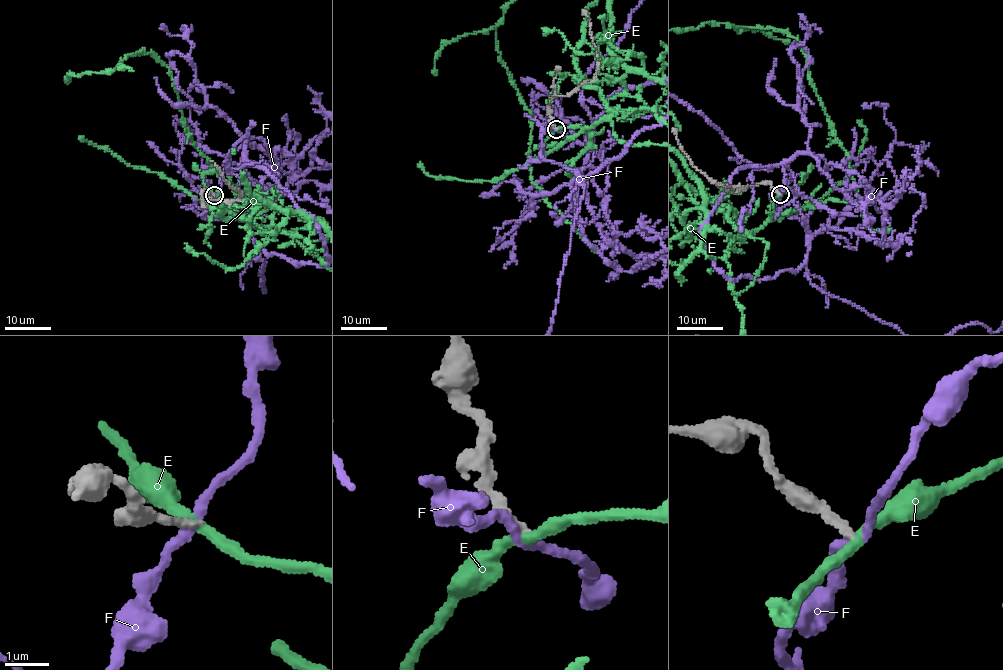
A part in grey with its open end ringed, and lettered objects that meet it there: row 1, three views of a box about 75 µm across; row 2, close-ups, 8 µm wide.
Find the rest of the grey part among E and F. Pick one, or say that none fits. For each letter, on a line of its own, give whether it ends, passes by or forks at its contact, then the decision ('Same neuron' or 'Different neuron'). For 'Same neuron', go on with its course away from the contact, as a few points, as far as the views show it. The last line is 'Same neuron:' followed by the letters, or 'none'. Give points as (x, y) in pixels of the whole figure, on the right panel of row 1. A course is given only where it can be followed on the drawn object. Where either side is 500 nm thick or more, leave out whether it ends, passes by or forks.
E: It passes by. Different neuron
F: It passes by. Different neuron
Same neuron: none

